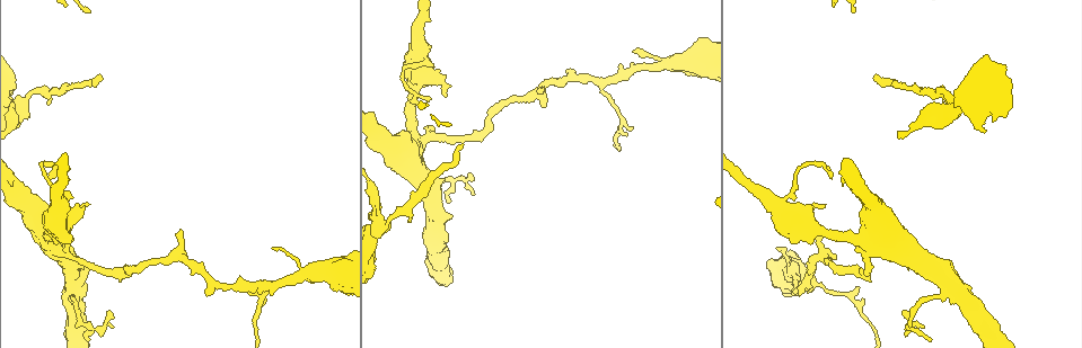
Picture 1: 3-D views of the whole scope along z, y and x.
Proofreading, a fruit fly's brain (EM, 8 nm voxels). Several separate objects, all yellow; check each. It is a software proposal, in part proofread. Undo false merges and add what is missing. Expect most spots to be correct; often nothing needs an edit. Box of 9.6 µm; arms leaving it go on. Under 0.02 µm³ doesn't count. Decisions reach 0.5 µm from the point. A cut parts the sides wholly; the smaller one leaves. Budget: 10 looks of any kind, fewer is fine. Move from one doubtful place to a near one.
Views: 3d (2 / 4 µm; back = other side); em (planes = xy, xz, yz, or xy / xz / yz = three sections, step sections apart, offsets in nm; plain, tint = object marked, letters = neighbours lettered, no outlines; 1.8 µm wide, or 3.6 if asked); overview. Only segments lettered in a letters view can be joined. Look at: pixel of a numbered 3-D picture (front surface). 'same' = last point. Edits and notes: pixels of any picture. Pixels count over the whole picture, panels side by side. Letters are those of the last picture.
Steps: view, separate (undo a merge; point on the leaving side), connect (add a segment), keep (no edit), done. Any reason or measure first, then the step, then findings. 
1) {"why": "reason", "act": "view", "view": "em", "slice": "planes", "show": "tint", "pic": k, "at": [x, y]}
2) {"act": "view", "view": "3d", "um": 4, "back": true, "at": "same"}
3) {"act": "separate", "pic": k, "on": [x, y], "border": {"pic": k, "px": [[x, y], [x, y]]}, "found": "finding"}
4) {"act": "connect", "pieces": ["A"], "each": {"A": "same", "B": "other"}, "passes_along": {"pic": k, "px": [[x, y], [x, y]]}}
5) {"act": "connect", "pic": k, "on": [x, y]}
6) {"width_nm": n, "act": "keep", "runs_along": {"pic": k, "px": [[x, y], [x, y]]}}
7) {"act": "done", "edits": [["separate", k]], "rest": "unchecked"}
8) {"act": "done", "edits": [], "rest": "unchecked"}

{"why": "four arms meet", "act": "view", "view": "em", "um": 3.6, "slice": "planes", "show": "letters", "pic": 1, "at": [872, 246]}

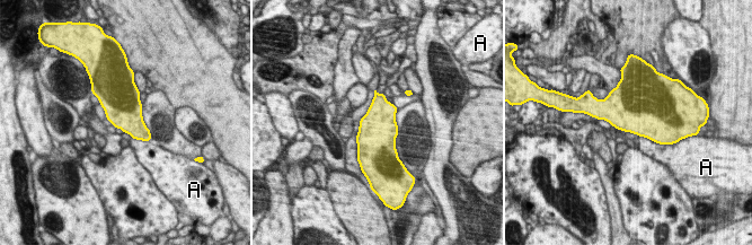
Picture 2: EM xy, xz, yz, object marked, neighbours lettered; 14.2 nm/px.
{"act": "keep", "each": {"A": "other"}, "found": "continuous, no second neuron"}

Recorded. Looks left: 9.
{"why": "sharp bend", "act": "view", "view": "em", "slice": "planes", "show": "letters", "pic": 1, "at": [89, 326]}

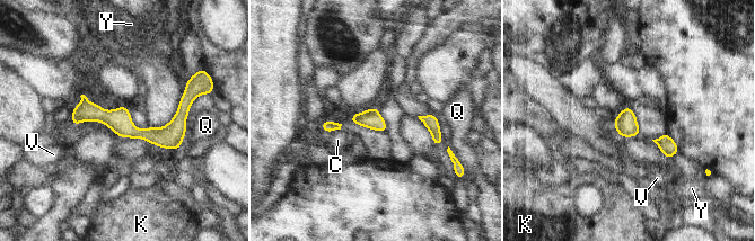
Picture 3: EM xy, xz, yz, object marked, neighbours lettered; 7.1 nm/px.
{"act": "keep", "each": {"C": "other", "K": "other", "Q": "other", "V": "other", "Y": "other"}, "border": {"pic": 3, "px": [[340, 128], [331, 132]]}, "found": "one neuron here"}

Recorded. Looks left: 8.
{"why": "an open end", "act": "view", "view": "3d", "um": 4, "back": true, "pic": 1, "at": [102, 78]}

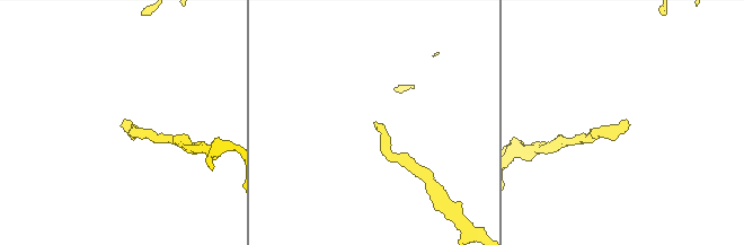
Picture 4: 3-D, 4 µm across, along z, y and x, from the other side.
{"act": "view", "view": "em", "slice": "xy", "step": 4, "show": "letters", "pic": 4, "at": [627, 123]}

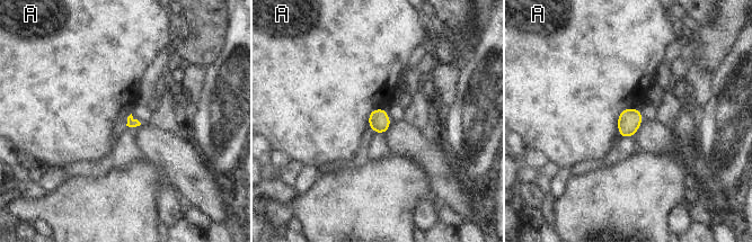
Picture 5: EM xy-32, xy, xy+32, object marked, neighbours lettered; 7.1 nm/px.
{"why": "another direction", "act": "view", "view": "em", "slice": "xz", "step": 16, "show": "letters", "at": "same"}

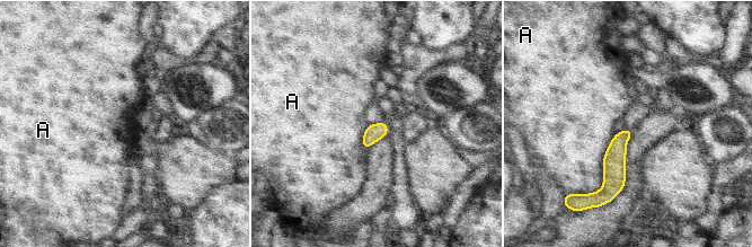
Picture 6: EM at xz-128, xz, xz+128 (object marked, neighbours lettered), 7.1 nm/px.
{"width_nm": 100, "act": "keep", "each": {"A": "other"}, "runs_along": {"pic": 6, "px": [[629, 132], [617, 147], [617, 191]]}, "found": "none of them fits"}

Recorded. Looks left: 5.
{"why": "sudden change in width", "act": "view", "view": "em", "slice": "xy", "step": 4, "show": "letters", "pic": 1, "at": [25, 99]}

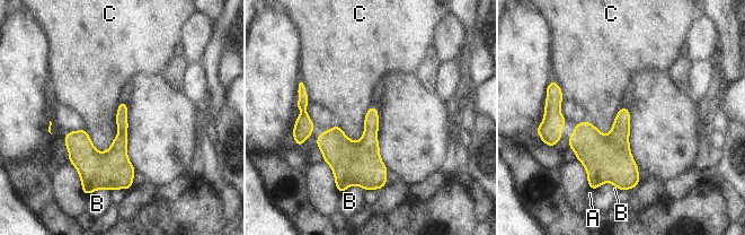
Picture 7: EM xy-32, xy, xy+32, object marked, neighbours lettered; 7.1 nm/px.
{"act": "view", "view": "em", "slice": "planes", "show": "letters", "at": "same"}

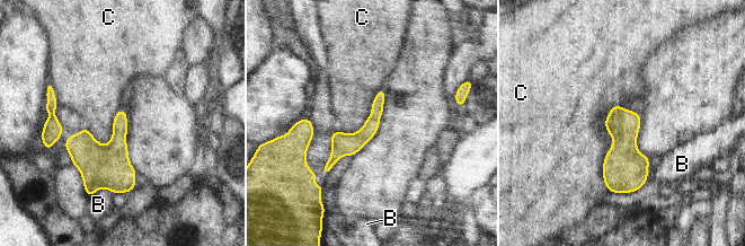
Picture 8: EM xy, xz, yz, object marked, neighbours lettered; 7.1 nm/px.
{"act": "keep", "each": {"B": "other", "C": "other"}, "runs_along": {"pic": 8, "px": [[382, 91], [371, 125], [327, 170]]}, "found": "one neuron here"}

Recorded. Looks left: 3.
{"act": "done", "edits": [], "rest": "unchecked"}

